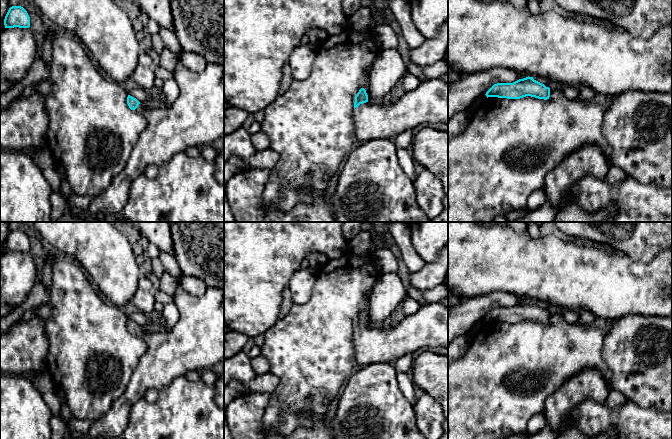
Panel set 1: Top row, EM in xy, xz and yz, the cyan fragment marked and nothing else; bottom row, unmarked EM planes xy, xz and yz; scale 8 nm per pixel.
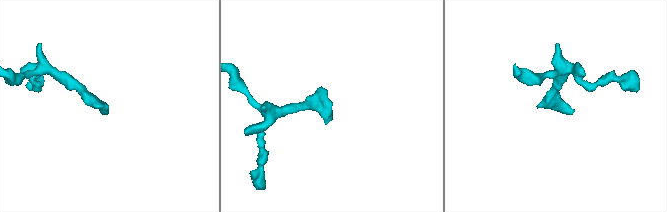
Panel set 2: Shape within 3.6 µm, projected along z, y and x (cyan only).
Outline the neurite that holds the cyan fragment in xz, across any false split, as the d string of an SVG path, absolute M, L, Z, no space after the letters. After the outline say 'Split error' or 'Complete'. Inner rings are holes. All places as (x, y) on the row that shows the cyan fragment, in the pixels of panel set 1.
M440 78L421 81L416 89L392 95L380 105L370 104L366 90L361 88L355 96L353 119L358 143L381 138L394 141L399 134L425 122L448 124L448 84Z. Split error

